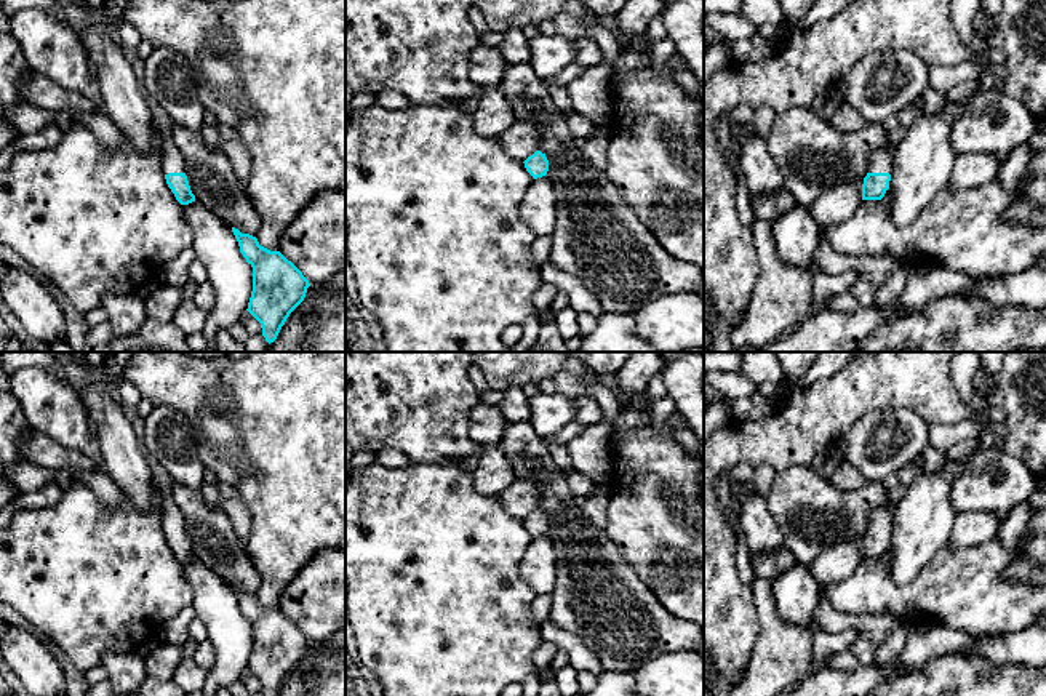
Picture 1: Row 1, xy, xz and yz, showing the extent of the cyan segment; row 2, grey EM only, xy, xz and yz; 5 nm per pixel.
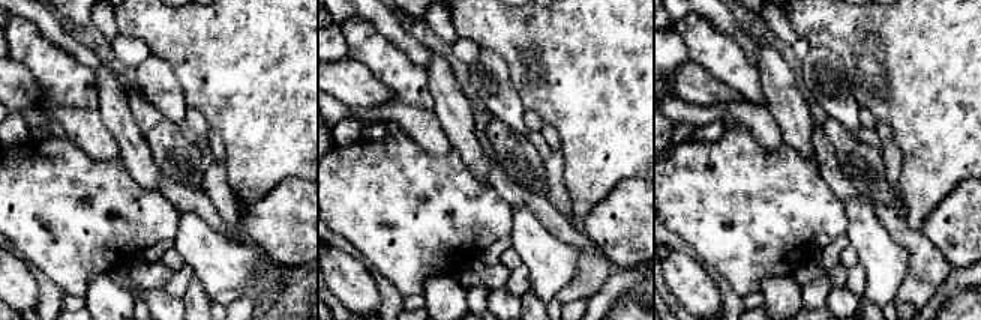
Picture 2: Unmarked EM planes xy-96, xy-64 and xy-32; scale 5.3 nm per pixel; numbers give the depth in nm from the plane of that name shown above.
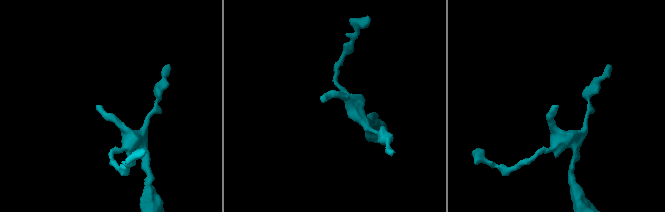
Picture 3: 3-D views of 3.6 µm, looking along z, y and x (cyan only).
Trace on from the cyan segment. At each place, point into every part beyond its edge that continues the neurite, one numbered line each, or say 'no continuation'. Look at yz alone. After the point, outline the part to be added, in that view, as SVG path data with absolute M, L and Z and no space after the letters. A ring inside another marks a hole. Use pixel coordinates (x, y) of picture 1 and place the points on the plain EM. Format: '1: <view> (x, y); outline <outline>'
1: yz (880, 519); outline M880 506L870 514L868 531L889 531L892 530L892 514Z

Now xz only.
no continuation

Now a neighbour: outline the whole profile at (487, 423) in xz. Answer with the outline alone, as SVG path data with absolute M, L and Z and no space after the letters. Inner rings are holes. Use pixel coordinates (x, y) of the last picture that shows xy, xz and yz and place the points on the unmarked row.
M478 402L469 418L470 438L480 446L499 446L507 419L494 405Z

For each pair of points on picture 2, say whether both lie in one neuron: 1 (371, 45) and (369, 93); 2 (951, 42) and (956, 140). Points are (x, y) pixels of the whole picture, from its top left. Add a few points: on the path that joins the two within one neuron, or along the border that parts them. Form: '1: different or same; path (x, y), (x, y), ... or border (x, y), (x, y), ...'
1: different; border (348, 56), (360, 62), (393, 96)
2: same; path (951, 66), (948, 86), (954, 92), (956, 116)

